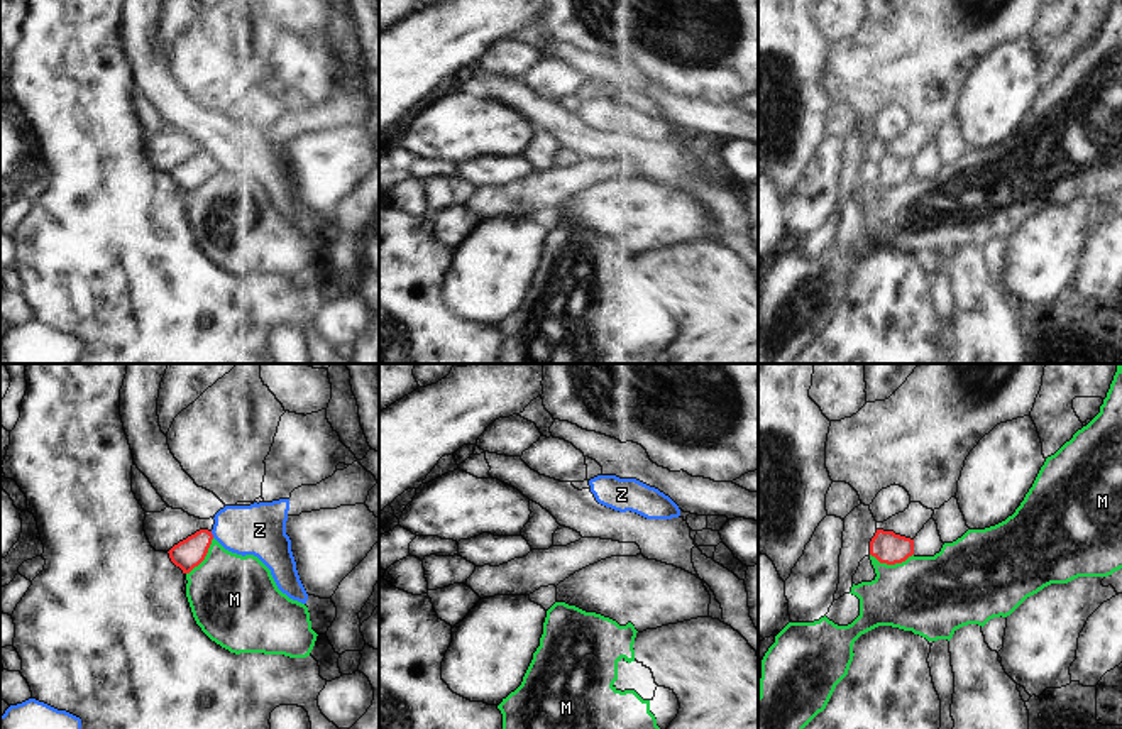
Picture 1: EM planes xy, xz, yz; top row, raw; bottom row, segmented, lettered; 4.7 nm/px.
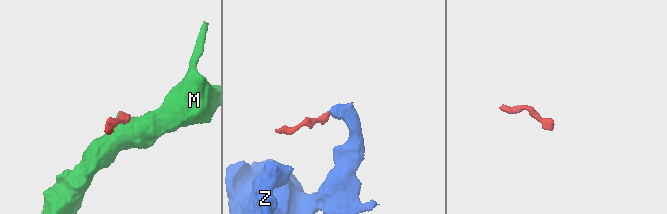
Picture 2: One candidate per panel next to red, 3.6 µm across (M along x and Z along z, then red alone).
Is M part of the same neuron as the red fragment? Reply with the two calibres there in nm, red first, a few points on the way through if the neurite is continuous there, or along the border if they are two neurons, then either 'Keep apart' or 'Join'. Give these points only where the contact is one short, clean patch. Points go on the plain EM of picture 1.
Thickness 150 nm (red) against 380 nm. Boundary: yz (870, 175), (887, 185), (901, 185), (912, 176). Keep apart.

